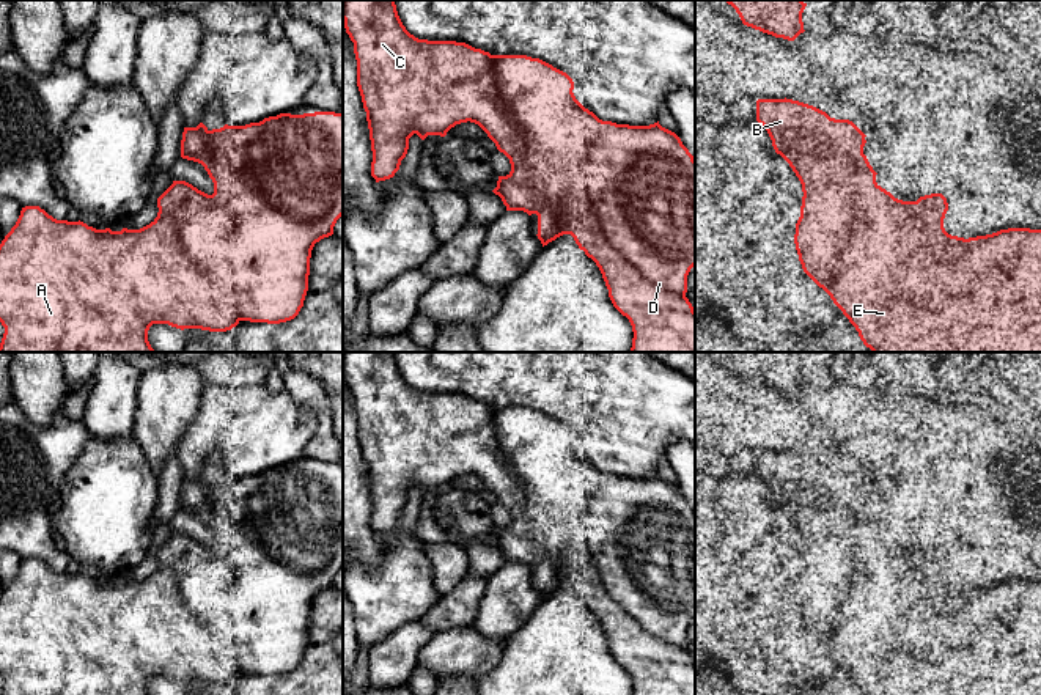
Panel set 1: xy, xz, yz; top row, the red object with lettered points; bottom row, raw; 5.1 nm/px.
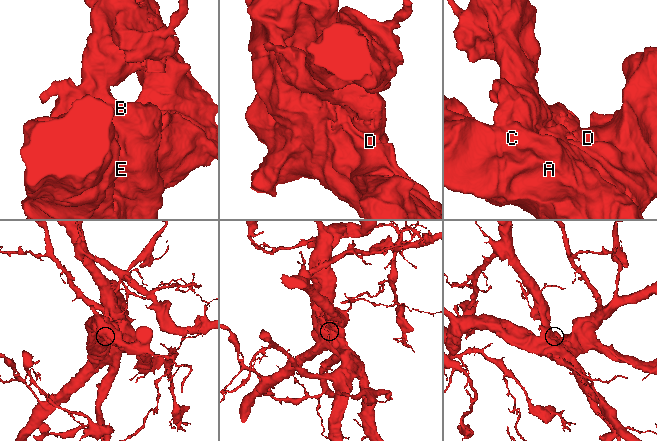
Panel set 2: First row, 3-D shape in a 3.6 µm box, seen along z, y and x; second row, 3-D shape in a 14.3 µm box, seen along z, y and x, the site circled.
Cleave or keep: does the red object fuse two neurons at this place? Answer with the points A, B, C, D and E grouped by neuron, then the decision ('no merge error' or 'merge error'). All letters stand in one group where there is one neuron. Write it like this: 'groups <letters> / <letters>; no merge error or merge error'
groups A C E / B D; merge error

